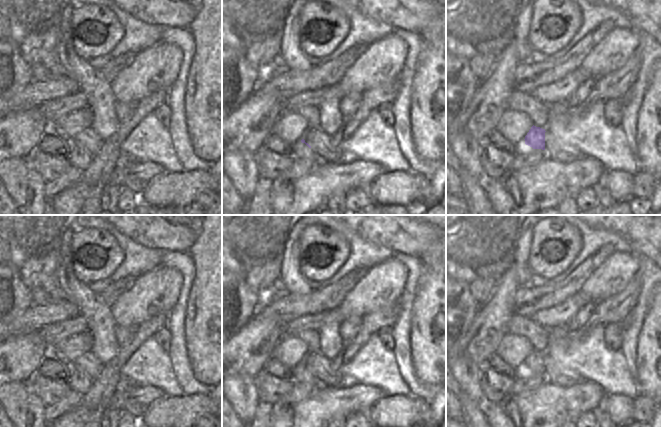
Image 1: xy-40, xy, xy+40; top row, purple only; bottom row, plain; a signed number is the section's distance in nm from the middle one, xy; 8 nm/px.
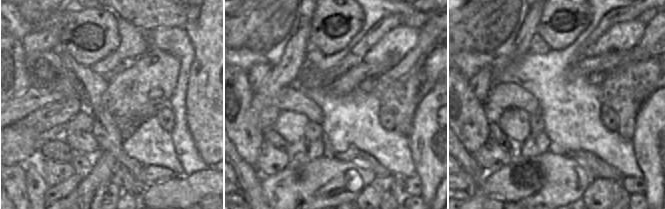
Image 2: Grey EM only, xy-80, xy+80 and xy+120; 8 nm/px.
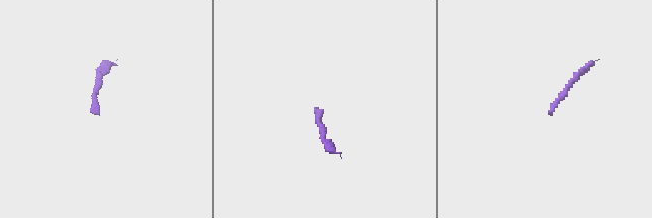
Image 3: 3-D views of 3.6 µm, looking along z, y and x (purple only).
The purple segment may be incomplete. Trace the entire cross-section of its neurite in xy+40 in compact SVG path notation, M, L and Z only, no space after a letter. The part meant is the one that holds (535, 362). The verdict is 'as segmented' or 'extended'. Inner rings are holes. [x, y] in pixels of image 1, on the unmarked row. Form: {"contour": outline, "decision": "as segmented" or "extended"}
{"contour": "M532 350L522 367L518 367L518 377L530 377L535 373L545 374L545 353Z", "decision": "extended"}

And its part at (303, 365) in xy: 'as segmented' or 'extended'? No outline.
extended

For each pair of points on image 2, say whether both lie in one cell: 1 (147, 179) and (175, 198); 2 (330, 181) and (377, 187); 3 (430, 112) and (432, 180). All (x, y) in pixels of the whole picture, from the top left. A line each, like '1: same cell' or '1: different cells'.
1: different cells
2: different cells
3: same cell

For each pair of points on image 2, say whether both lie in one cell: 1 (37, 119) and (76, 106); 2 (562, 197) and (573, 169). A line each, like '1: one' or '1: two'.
1: one
2: one

